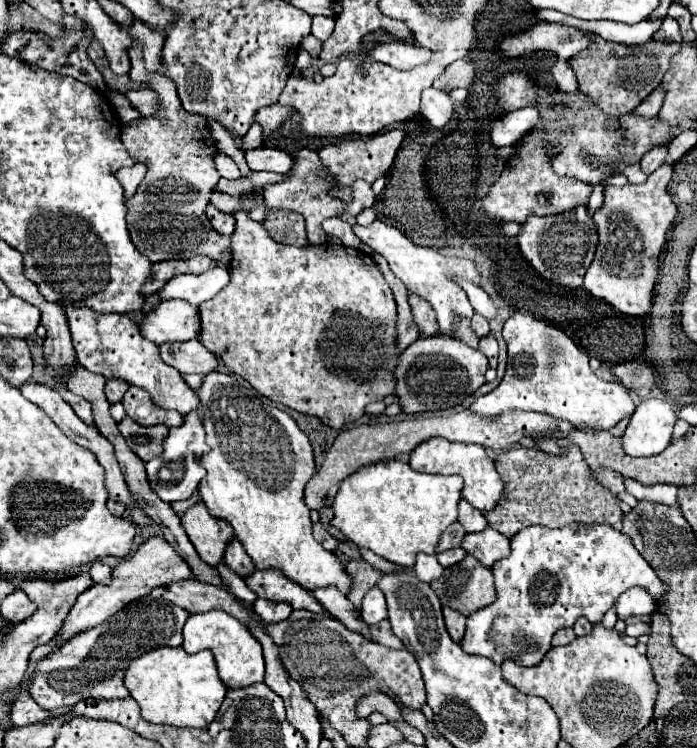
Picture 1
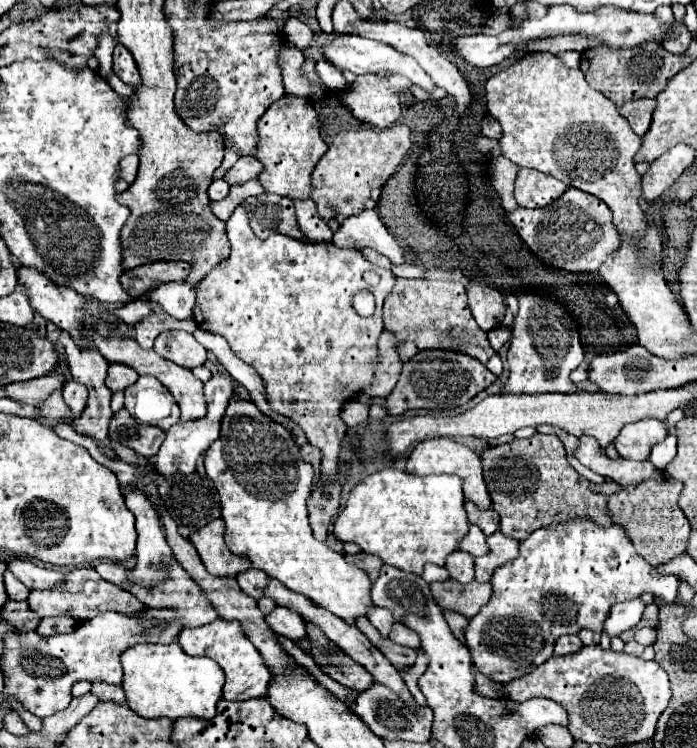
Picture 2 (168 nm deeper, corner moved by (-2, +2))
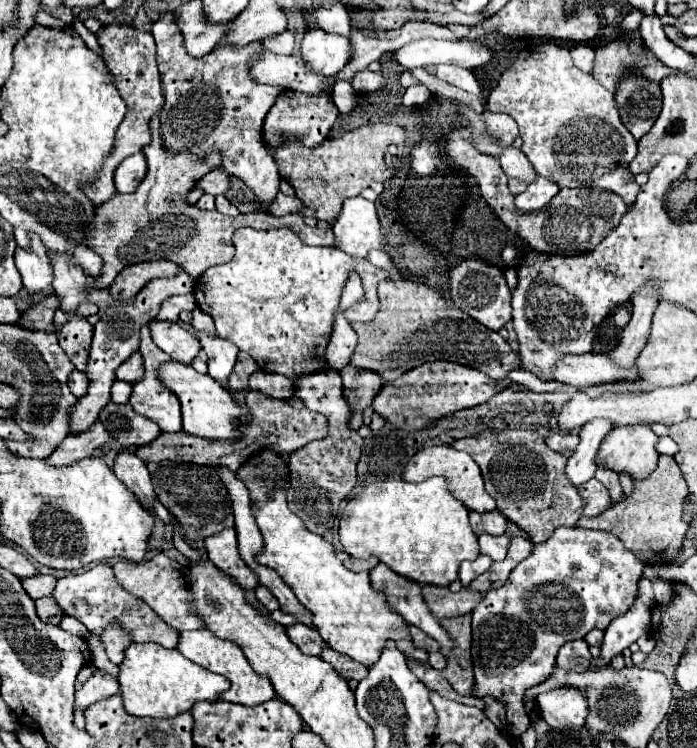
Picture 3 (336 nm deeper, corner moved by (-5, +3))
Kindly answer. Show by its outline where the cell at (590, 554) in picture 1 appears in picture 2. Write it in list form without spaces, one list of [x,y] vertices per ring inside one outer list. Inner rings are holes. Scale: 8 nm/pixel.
[[[571,520],[531,532],[519,542],[519,558],[499,566],[493,572],[491,584],[493,596],[489,604],[469,620],[465,644],[477,670],[487,678],[505,684],[509,678],[527,674],[541,662],[549,660],[553,656],[553,644],[561,634],[577,634],[581,628],[601,632],[609,608],[617,602],[639,598],[643,594],[651,594],[655,600],[673,602],[677,596],[679,578],[659,574],[655,566],[639,556],[623,526],[613,524],[609,528],[601,528],[589,520]]]

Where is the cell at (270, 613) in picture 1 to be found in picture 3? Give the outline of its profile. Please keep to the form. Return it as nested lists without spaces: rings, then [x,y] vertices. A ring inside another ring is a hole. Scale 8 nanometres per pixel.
[[[292,625],[288,627],[288,637],[298,645],[298,649],[304,653],[304,655],[320,655],[322,649],[326,647],[326,641],[316,633],[316,629],[308,627],[308,625]]]

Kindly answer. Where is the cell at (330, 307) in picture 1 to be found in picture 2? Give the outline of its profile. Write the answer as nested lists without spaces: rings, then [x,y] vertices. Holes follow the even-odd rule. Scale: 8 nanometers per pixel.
[[[241,202],[235,212],[231,214],[229,222],[227,222],[227,236],[229,236],[229,242],[231,242],[231,256],[221,262],[219,266],[213,268],[213,272],[209,276],[205,276],[199,284],[197,284],[197,304],[195,304],[195,310],[193,310],[193,318],[195,322],[199,324],[201,330],[207,330],[207,332],[213,332],[213,334],[219,334],[223,336],[231,350],[235,352],[237,358],[241,358],[243,362],[251,364],[257,374],[263,378],[265,382],[265,398],[267,398],[267,404],[273,412],[277,414],[283,414],[287,418],[291,418],[293,422],[297,422],[305,432],[307,432],[307,438],[309,438],[309,444],[319,448],[323,452],[323,460],[321,460],[321,478],[323,482],[333,482],[335,474],[337,474],[337,454],[339,454],[339,442],[341,438],[345,436],[347,432],[347,424],[341,420],[341,408],[347,400],[355,398],[357,394],[365,392],[369,386],[371,386],[371,380],[375,376],[375,366],[377,366],[377,356],[379,356],[379,350],[377,350],[377,340],[383,332],[383,314],[381,314],[381,308],[383,308],[383,300],[389,296],[389,292],[393,290],[393,282],[395,282],[395,276],[389,272],[389,270],[383,270],[371,262],[367,262],[359,250],[351,250],[351,248],[339,248],[335,246],[333,242],[301,242],[301,240],[295,240],[295,238],[289,238],[289,236],[281,236],[281,234],[273,234],[265,240],[257,238],[249,226],[249,216],[247,216],[247,210],[245,210],[245,202]],[[365,272],[375,272],[381,280],[379,284],[371,286],[367,280],[365,280]],[[359,290],[369,290],[373,296],[375,296],[375,302],[377,302],[377,308],[375,308],[375,314],[369,316],[369,318],[363,318],[355,312],[353,308],[353,296],[359,292]]]

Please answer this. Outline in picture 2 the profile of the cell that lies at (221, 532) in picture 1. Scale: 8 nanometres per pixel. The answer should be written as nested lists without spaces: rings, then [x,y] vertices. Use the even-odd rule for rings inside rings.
[[[217,518],[217,520],[209,522],[207,526],[203,526],[201,530],[195,530],[189,536],[189,540],[195,544],[205,568],[211,574],[235,576],[235,574],[251,568],[251,562],[245,556],[233,554],[229,550],[229,546],[225,546],[223,530],[225,530],[225,524],[221,522],[221,518]]]

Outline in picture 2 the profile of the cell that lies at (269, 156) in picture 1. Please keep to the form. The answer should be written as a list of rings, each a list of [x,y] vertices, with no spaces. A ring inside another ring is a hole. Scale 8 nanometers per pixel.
[[[241,156],[237,162],[235,162],[235,166],[225,174],[225,180],[233,186],[235,182],[237,184],[243,184],[243,182],[247,182],[247,180],[253,180],[253,178],[257,178],[259,174],[261,174],[261,170],[263,170],[263,164],[253,156]]]

